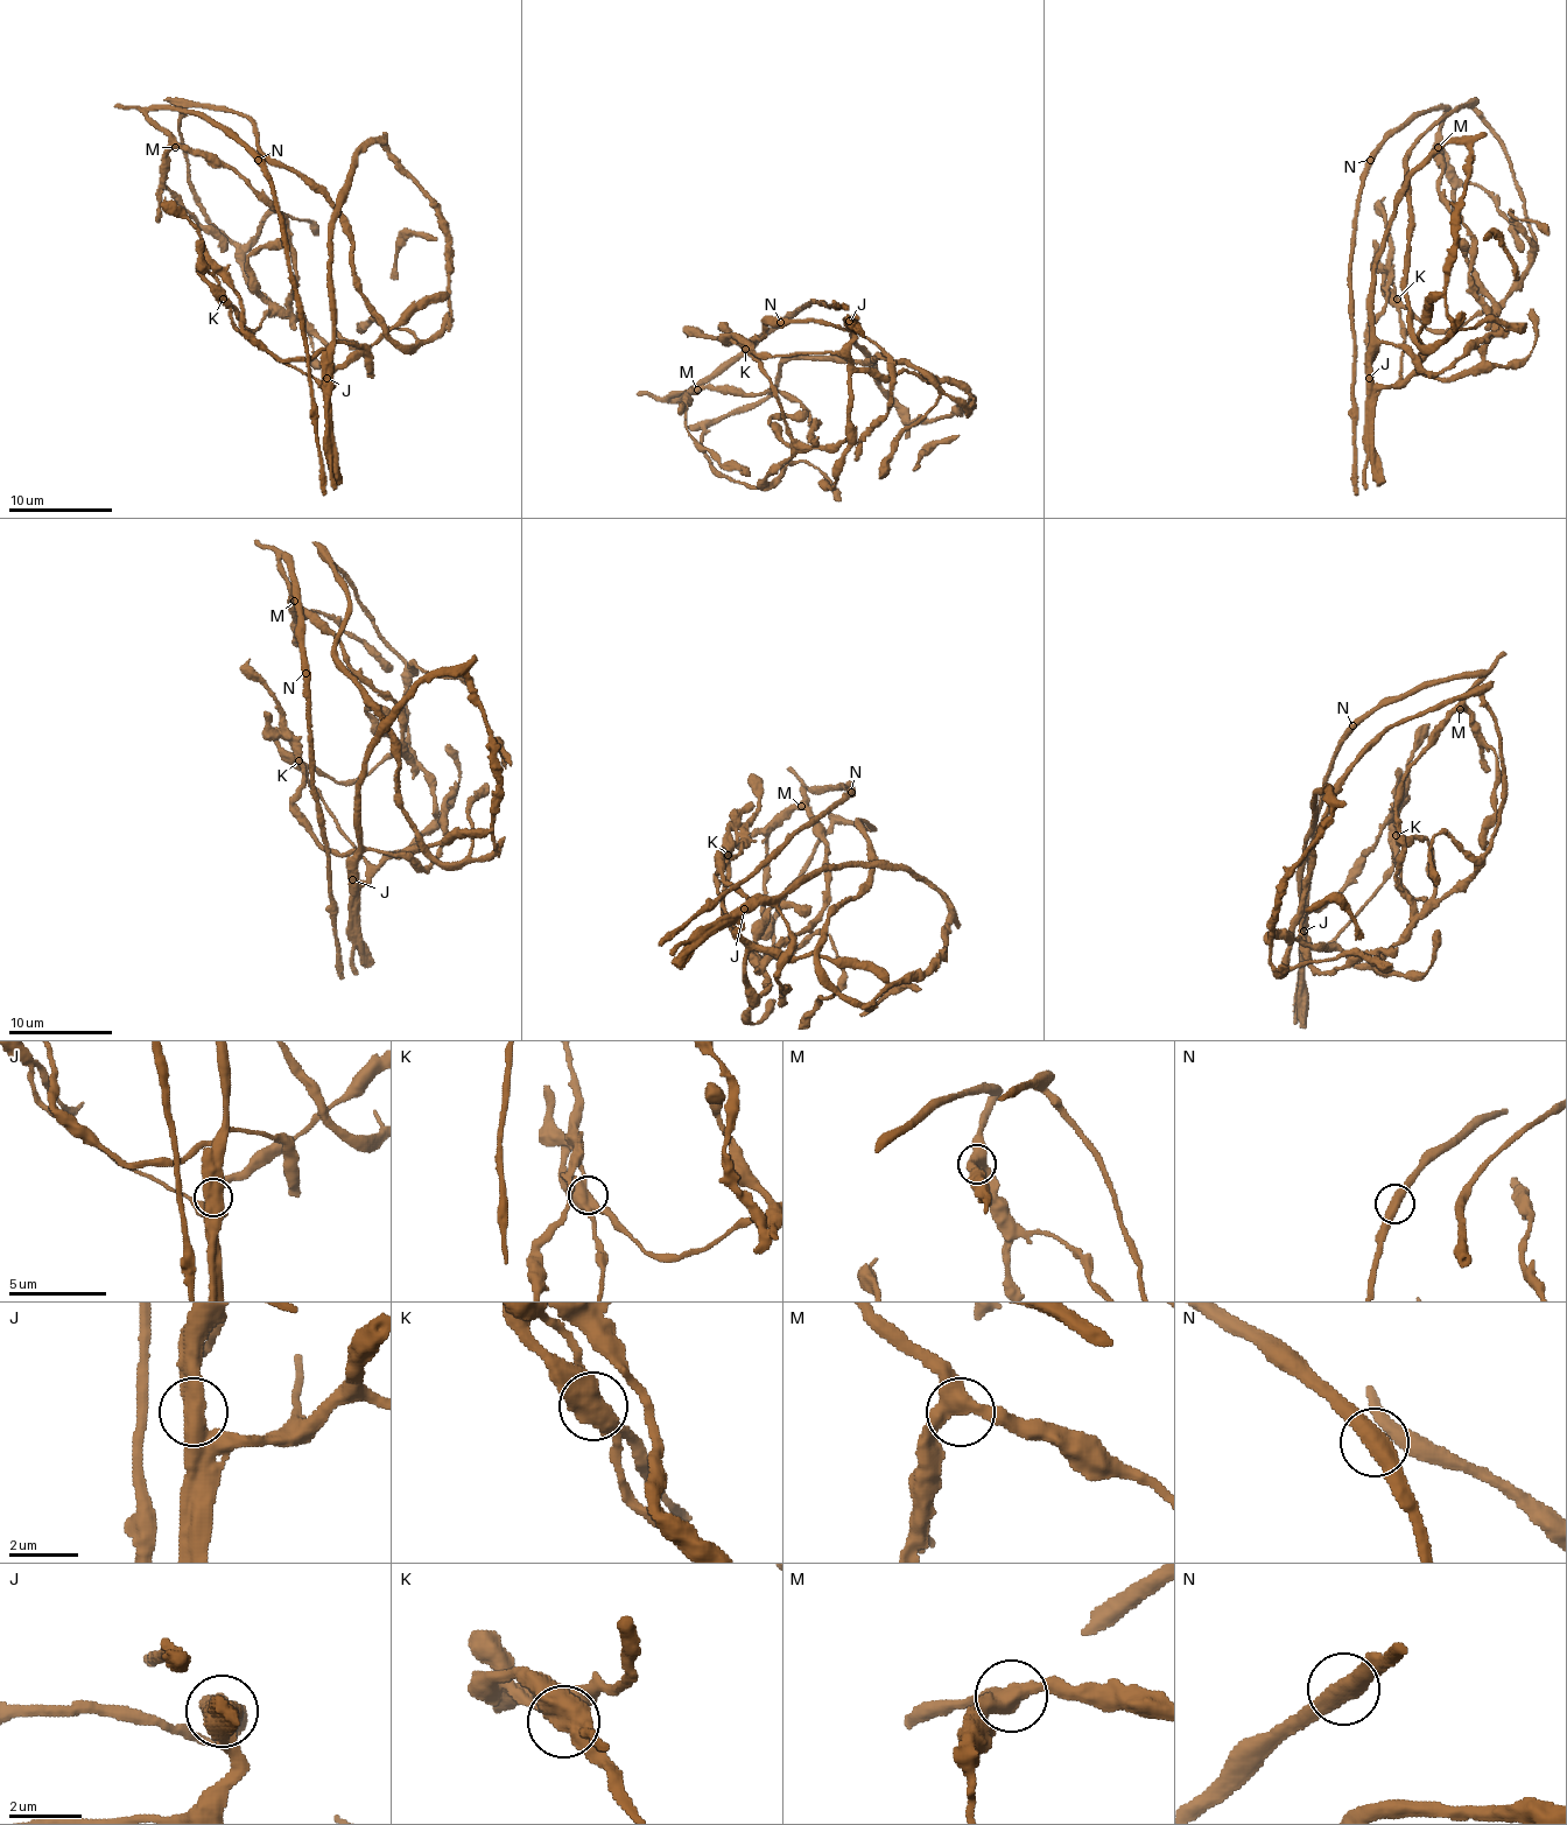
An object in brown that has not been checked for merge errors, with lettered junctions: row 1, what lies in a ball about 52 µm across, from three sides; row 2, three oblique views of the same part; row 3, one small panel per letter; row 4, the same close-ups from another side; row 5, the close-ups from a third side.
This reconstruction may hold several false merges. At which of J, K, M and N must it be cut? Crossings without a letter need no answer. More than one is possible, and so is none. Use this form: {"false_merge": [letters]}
{"false_merge": ["J", "K"]}

